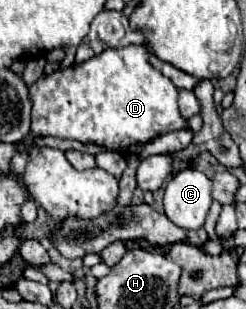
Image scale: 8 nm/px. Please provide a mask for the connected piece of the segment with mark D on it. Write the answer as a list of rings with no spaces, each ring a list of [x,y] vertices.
[[[147,44],[105,50],[87,62],[53,70],[29,88],[29,96],[33,102],[31,136],[35,138],[57,136],[119,150],[187,128],[177,108],[177,88],[151,66]]]

